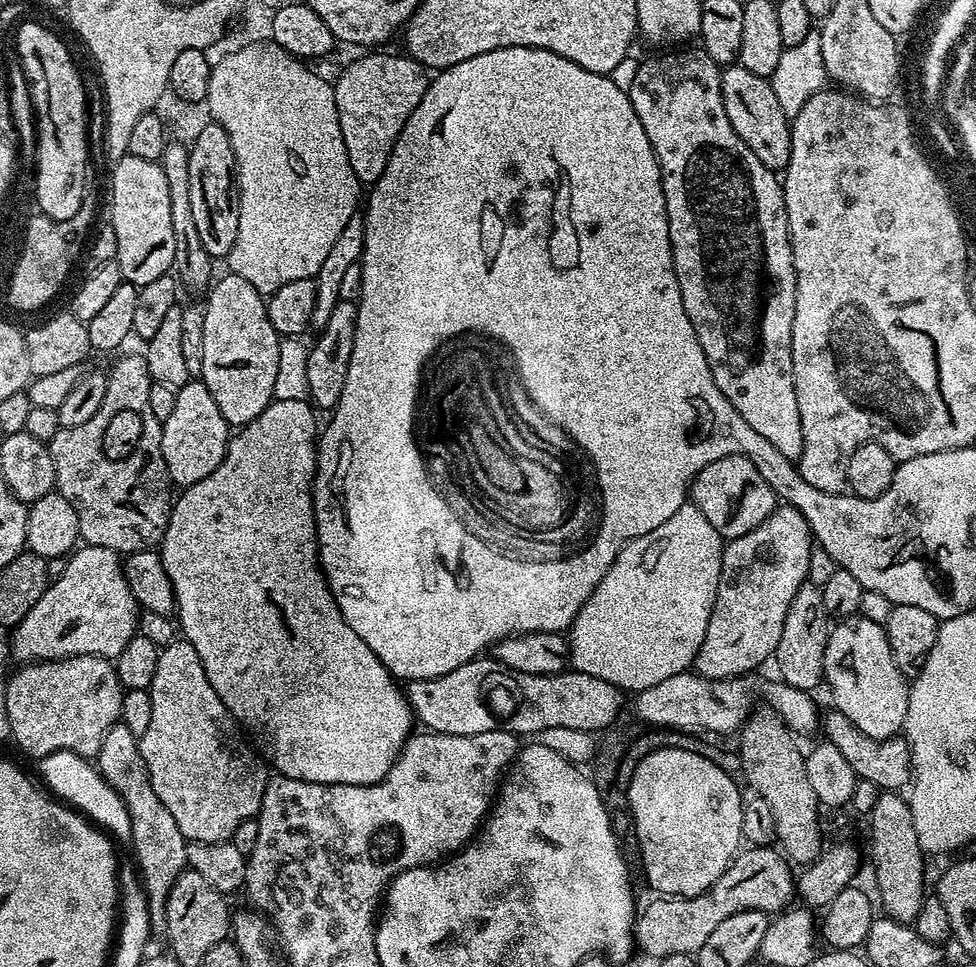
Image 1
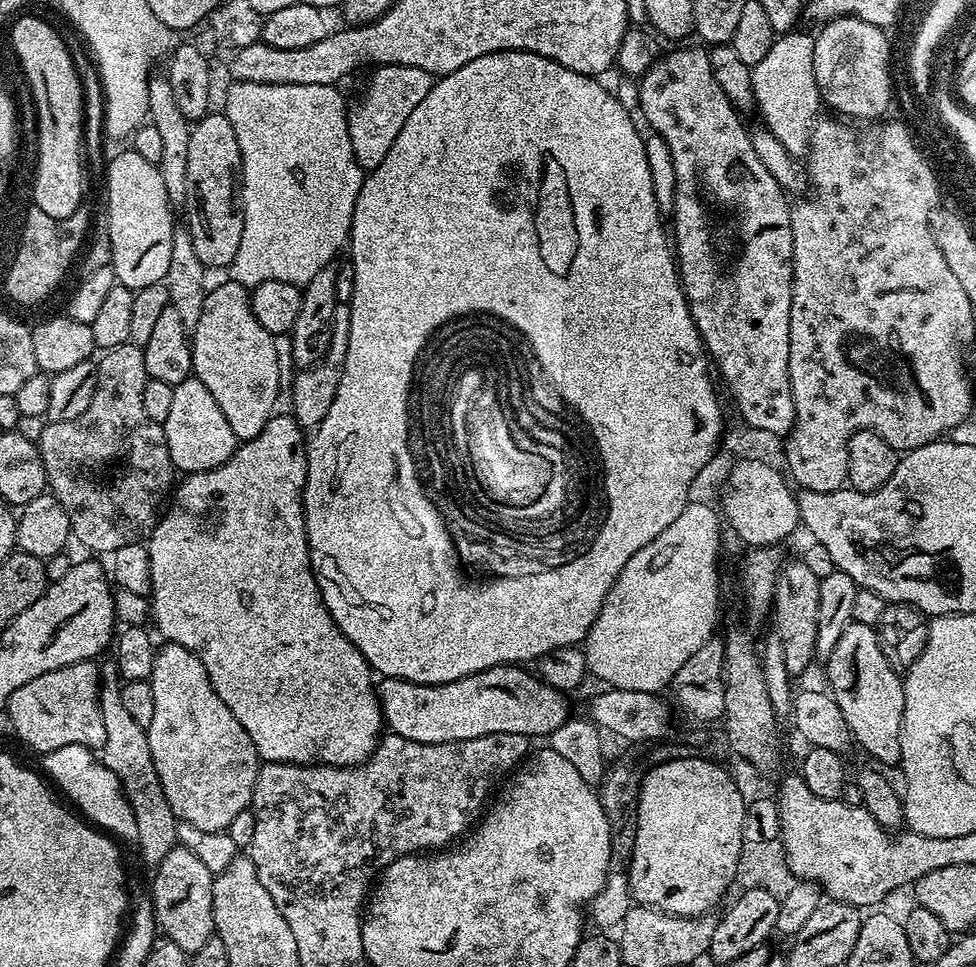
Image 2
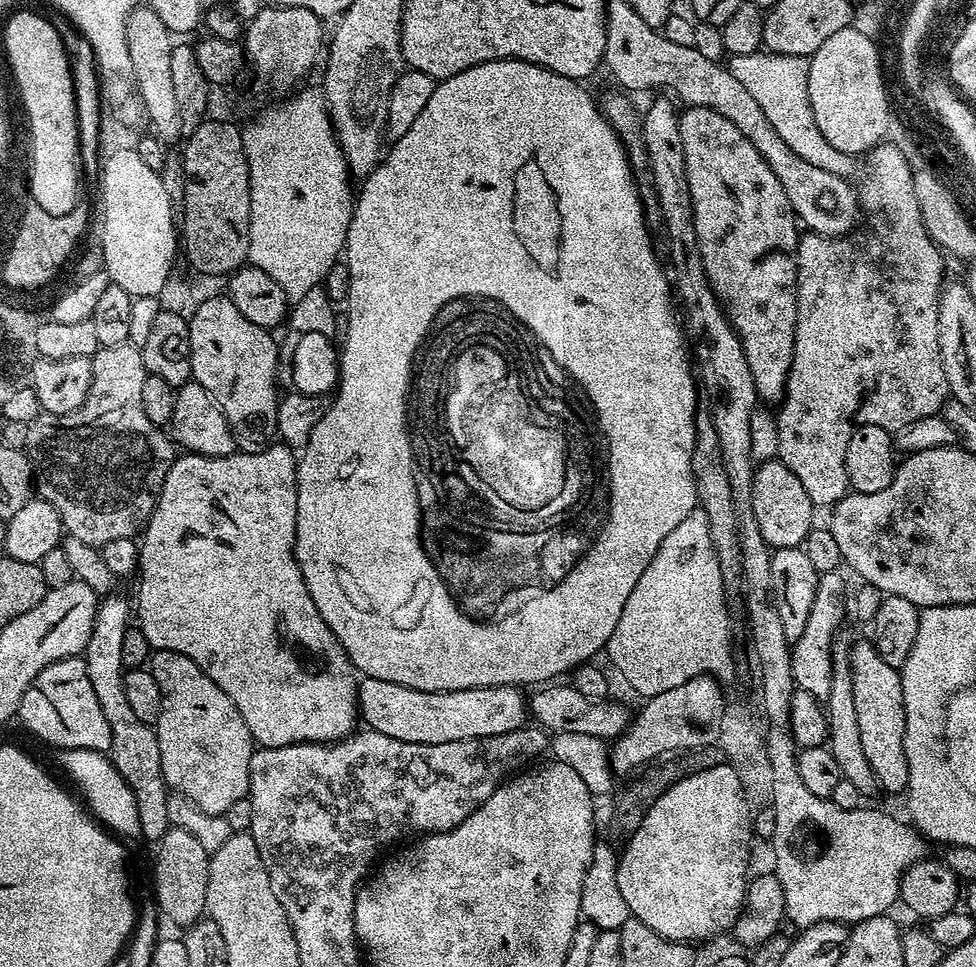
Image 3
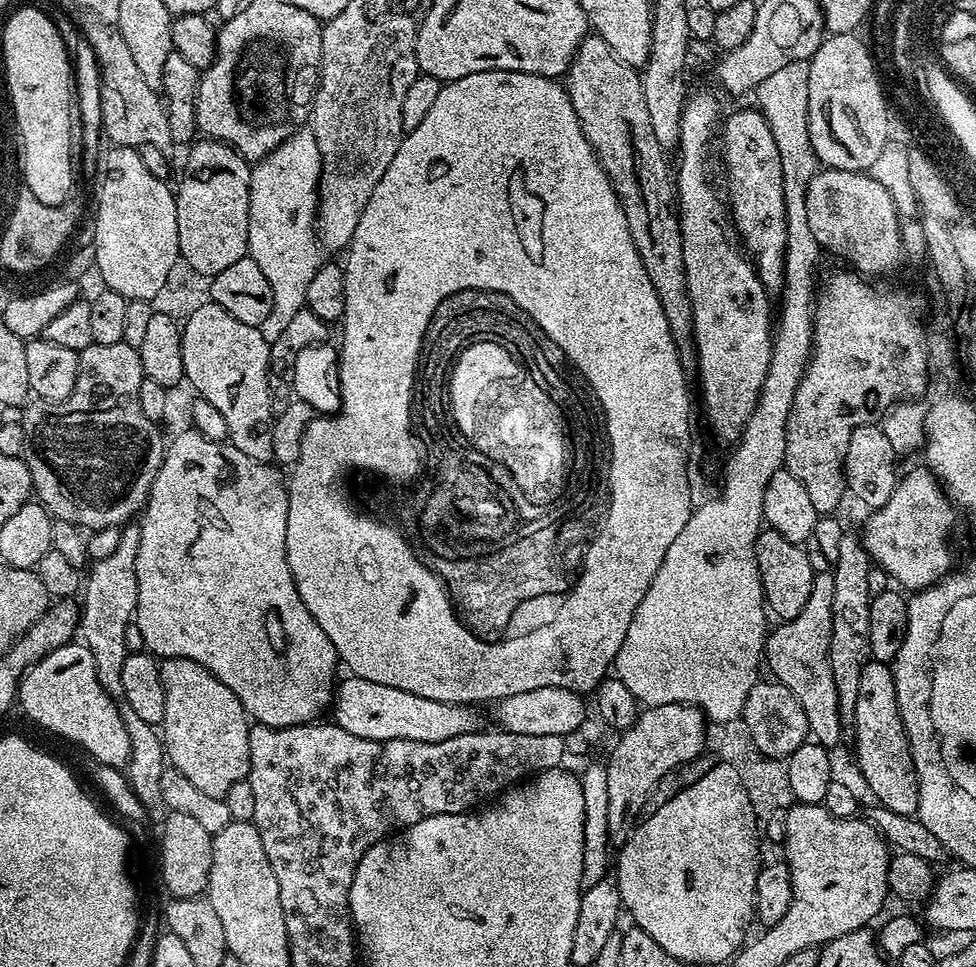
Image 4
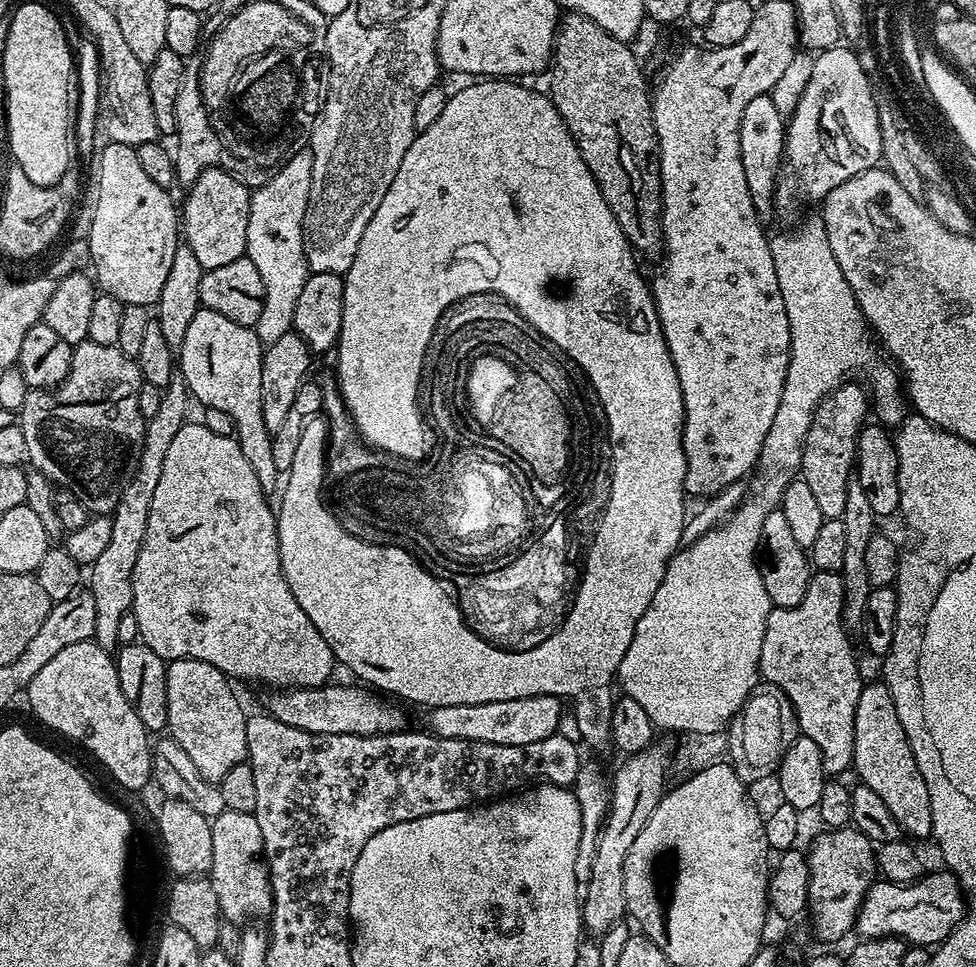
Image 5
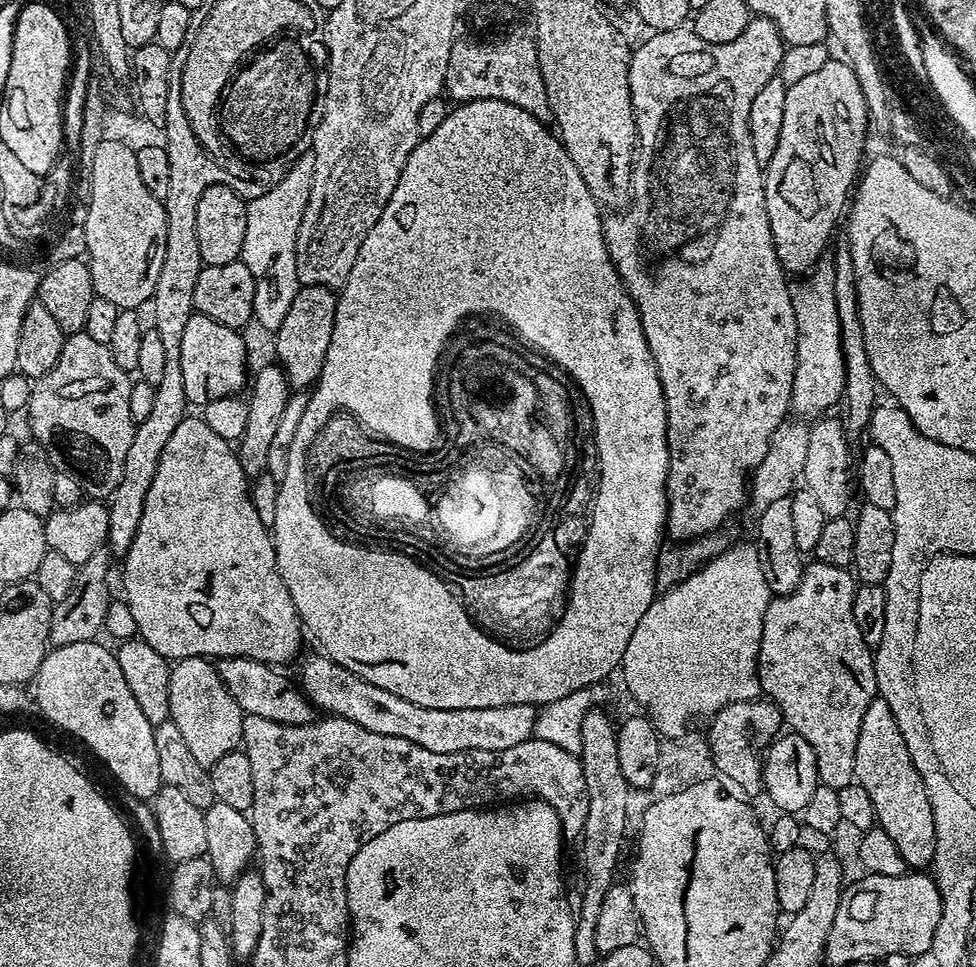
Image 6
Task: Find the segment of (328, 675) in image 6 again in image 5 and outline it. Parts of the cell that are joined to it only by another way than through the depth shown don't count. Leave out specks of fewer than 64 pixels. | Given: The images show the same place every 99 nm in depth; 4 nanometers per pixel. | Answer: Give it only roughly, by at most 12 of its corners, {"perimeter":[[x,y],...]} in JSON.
{"perimeter":[[561,697],[438,706],[442,740],[530,746],[557,735]]}

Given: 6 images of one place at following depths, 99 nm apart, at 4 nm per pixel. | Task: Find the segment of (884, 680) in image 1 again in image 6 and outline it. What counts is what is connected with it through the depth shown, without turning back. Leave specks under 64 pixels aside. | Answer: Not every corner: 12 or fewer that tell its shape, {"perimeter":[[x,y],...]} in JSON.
{"perimeter":[[870,702],[855,781],[907,867],[936,859],[934,810],[894,710]]}

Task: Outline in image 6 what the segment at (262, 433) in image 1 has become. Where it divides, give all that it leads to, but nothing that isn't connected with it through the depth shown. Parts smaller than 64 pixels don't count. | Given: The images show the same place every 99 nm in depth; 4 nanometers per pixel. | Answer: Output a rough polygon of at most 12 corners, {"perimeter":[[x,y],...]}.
{"perimeter":[[237,449],[162,450],[124,564],[168,661],[284,666],[306,629]]}

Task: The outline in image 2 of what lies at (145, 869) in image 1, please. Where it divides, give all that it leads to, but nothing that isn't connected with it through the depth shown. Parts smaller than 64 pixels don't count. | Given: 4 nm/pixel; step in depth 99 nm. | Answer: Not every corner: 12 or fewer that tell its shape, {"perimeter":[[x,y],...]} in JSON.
{"perimeter":[[101,663],[105,767],[117,775],[149,866],[178,823],[148,733],[126,710],[115,663]]}

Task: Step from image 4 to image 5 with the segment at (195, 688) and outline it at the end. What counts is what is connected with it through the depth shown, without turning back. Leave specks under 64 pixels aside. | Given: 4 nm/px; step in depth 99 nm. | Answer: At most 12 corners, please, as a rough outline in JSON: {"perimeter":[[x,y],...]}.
{"perimeter":[[210,662],[166,670],[171,739],[219,785],[248,716]]}

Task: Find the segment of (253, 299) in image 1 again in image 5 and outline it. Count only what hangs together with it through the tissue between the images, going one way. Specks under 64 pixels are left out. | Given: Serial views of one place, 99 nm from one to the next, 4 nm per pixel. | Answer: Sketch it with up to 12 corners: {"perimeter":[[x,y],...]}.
{"perimeter":[[214,310],[194,314],[178,372],[232,420],[265,493],[277,491],[262,419],[265,345]]}

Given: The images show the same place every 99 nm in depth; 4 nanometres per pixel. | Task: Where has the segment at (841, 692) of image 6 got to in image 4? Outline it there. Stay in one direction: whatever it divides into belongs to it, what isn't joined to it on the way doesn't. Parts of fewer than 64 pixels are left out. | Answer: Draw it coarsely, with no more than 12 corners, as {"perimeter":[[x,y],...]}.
{"perimeter":[[834,576],[767,633],[775,683],[806,710],[811,739],[832,750],[842,721],[831,673]]}

